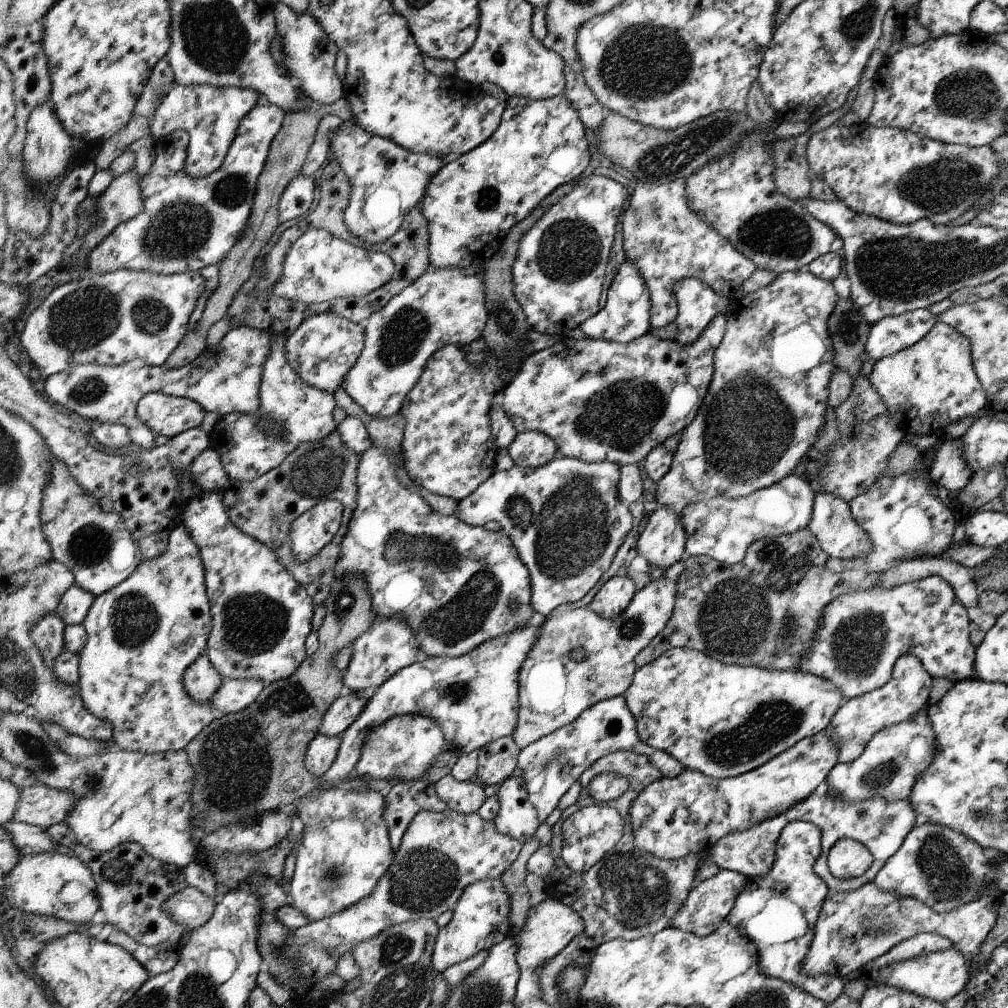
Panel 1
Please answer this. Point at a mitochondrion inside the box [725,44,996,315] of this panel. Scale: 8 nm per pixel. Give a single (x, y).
(939, 187)

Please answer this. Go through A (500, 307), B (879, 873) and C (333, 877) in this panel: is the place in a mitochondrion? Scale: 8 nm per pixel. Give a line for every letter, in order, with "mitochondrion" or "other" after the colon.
A: mitochondrion
B: other
C: mitochondrion

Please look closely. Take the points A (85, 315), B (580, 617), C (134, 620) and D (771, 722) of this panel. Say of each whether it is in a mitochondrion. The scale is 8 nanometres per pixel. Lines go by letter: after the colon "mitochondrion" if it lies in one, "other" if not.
A: mitochondrion
B: other
C: mitochondrion
D: mitochondrion

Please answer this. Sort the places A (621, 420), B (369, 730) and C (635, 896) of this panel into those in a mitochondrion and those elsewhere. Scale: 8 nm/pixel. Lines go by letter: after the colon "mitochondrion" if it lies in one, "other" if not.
A: mitochondrion
B: other
C: mitochondrion

